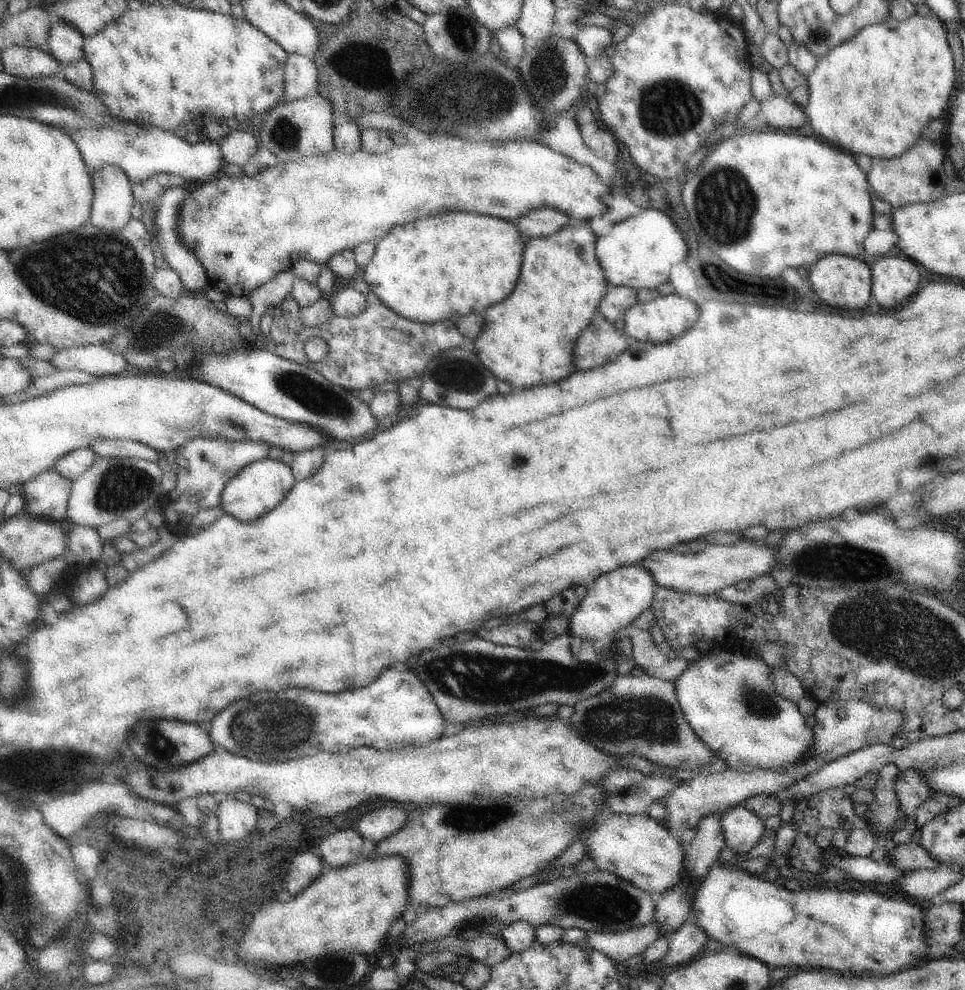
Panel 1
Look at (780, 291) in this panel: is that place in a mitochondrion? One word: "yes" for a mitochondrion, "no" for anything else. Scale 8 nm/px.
no

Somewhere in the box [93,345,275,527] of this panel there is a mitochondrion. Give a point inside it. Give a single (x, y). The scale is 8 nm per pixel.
(234, 425)

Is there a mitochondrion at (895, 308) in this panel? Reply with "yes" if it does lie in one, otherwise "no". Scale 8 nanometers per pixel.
no

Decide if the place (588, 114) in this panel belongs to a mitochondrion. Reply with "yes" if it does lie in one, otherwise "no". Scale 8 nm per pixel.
no

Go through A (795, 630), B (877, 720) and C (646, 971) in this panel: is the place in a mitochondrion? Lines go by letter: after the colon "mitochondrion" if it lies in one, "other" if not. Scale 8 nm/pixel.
A: other
B: other
C: other

